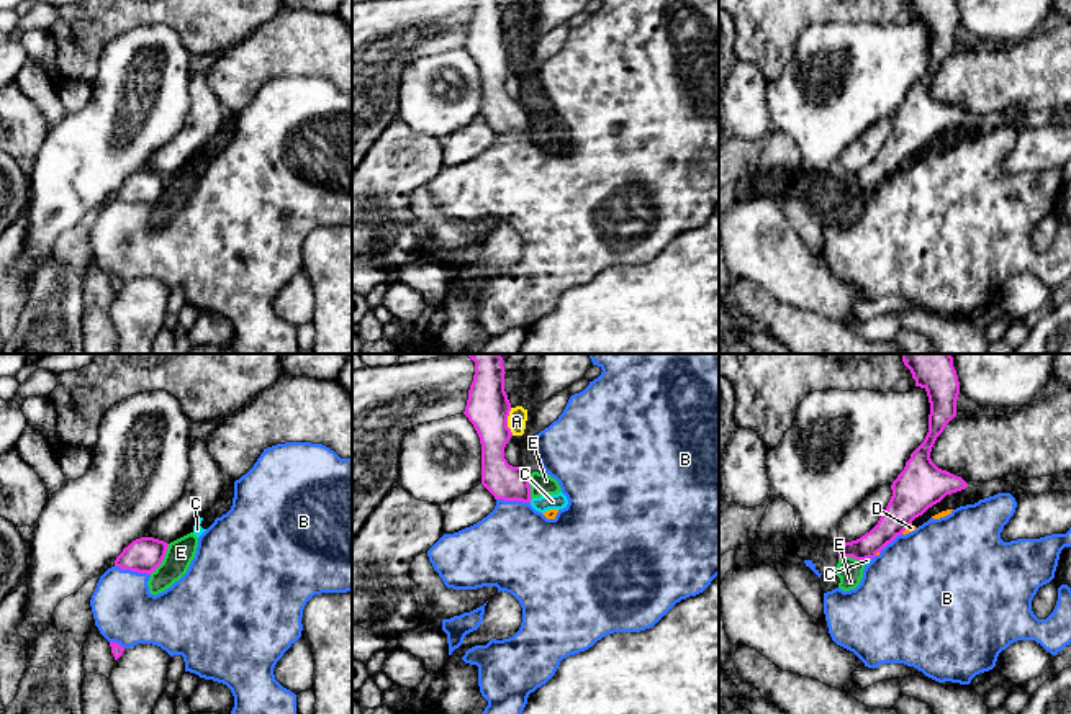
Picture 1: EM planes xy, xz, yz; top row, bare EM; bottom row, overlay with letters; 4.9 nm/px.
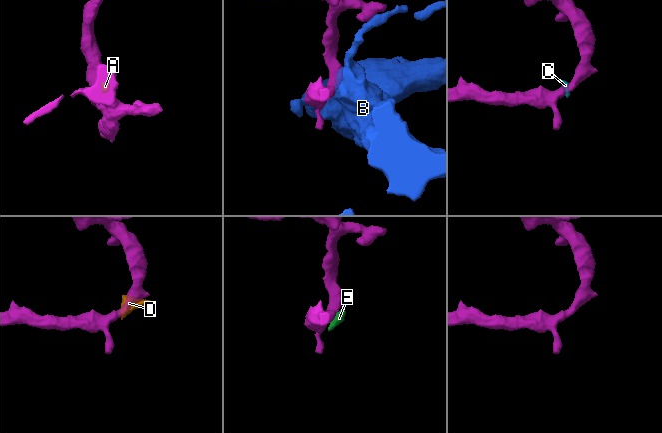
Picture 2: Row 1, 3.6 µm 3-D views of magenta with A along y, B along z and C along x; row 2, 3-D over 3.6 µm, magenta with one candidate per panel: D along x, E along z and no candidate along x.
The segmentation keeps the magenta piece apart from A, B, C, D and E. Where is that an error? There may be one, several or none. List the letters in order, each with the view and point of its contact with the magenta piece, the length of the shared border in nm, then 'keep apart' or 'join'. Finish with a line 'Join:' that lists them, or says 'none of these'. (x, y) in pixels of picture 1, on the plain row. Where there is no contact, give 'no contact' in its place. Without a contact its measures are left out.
A: xz (506, 54) | 140 nm | keep apart
B: xy (133, 203) | 190 nm | keep apart
C: xz (531, 131) | 30 nm | keep apart
D: yz (906, 161) | 80 nm | keep apart
E: xy (162, 192) | 180 nm | keep apart
Join: none of these

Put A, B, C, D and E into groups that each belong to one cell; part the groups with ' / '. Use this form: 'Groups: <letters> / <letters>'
Groups: A C D E / B

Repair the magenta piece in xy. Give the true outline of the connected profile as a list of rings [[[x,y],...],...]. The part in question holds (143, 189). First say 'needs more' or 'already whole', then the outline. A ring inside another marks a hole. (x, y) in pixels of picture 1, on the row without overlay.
already whole; [[[154,170],[133,174],[116,190],[115,198],[121,203],[151,208],[162,197],[169,177]]]

